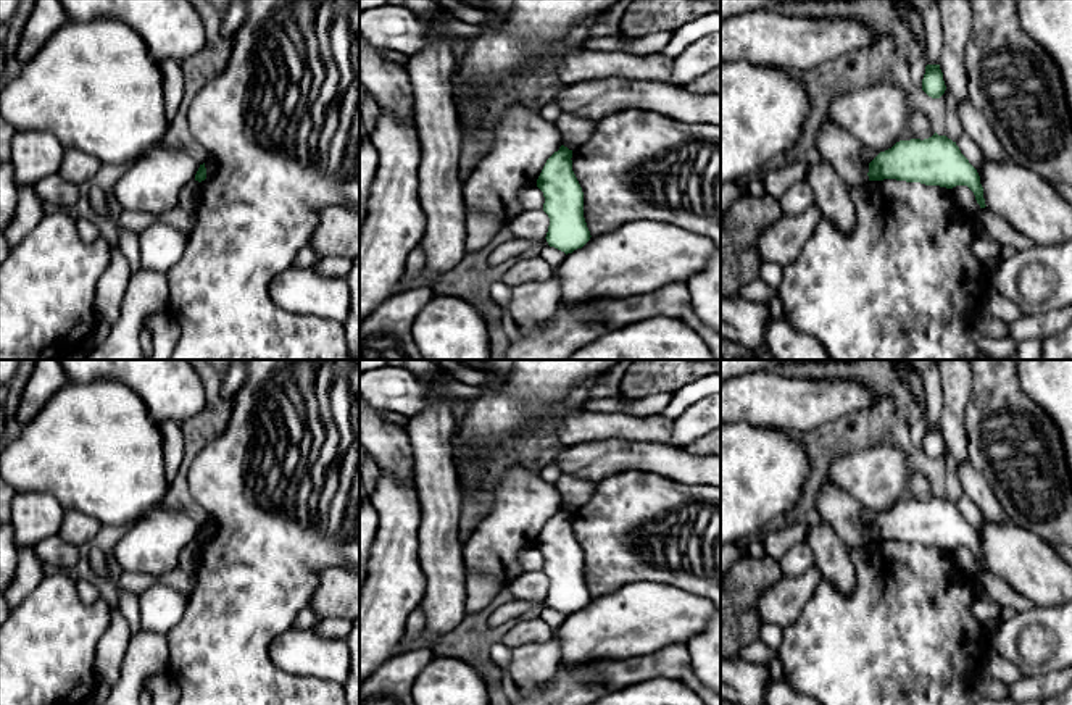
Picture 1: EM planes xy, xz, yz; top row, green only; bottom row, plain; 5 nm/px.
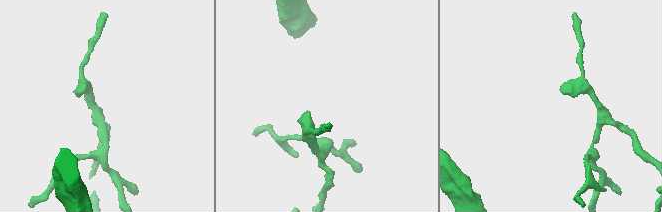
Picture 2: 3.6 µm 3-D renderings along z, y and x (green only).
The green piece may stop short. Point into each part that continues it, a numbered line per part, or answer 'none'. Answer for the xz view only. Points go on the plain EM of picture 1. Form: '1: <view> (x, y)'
none

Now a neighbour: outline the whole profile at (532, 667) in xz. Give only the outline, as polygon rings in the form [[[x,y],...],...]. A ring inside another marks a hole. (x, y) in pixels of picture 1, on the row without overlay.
[[[553,634],[545,642],[513,649],[508,673],[516,687],[540,692],[553,682],[559,665],[559,639]]]

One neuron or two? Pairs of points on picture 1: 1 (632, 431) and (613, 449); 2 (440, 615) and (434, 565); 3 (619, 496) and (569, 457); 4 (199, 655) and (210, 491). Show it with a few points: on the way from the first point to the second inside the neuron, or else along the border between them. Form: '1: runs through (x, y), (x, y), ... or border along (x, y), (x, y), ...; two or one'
1: border along (660, 441), (595, 439), (585, 442); two
2: runs through (440, 602), (436, 596), (434, 578); one
3: border along (635, 470), (608, 475), (595, 483); two
4: runs through (228, 615), (228, 531); one

